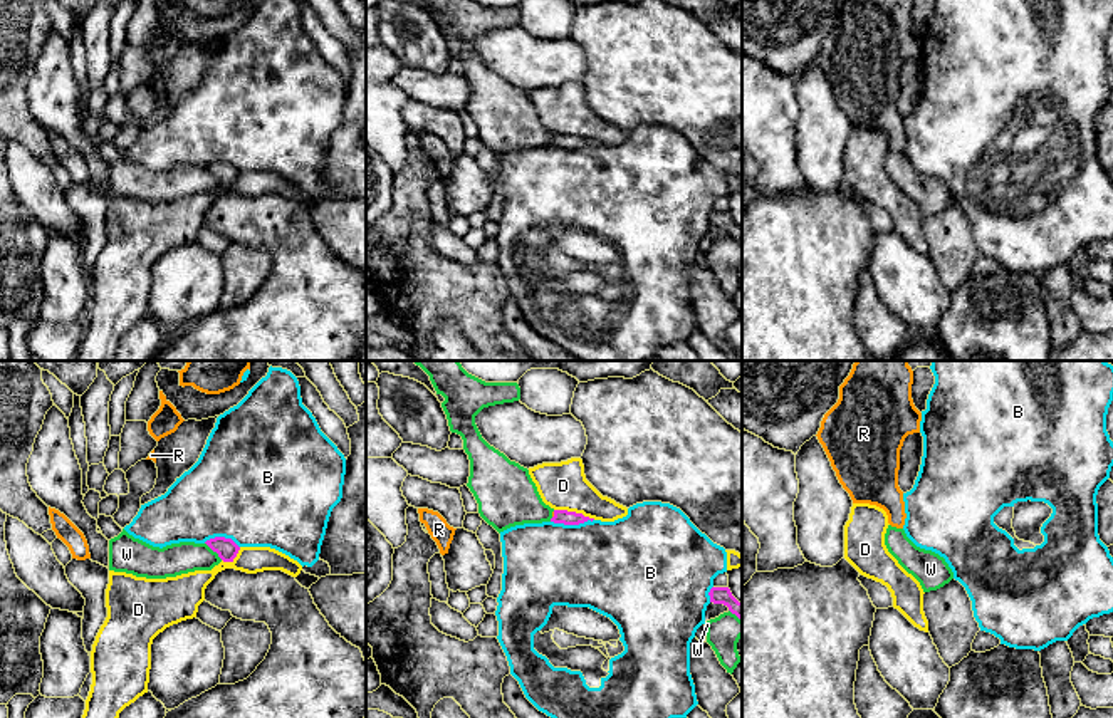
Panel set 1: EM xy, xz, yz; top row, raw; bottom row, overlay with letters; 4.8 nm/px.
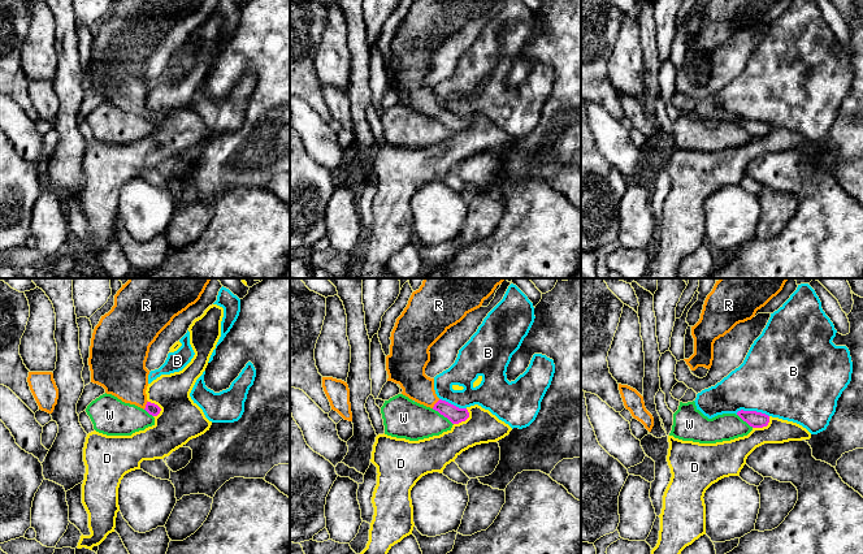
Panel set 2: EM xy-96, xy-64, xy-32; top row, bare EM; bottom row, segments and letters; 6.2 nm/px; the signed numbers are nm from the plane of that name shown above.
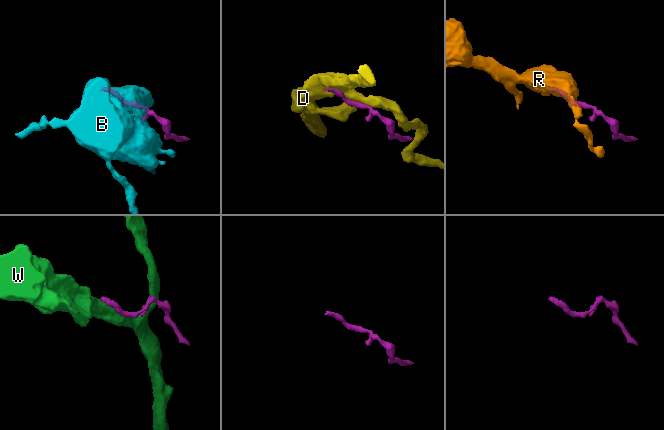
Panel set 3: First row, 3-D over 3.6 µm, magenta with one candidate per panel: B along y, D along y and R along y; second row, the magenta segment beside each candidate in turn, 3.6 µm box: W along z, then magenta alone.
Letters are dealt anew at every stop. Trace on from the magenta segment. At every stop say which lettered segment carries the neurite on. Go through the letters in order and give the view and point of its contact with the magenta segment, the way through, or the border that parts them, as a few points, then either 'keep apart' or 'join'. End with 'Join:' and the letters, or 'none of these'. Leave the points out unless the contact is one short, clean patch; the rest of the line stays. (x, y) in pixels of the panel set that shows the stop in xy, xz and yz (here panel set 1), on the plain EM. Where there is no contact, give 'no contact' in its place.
B: contact xz (571, 148); keep apart
D: contact xz (574, 136); keep apart
R: contact xz (554, 140); way xz (564, 141), (554, 140), (553, 136); join
W: contact xy (214, 175); keep apart
Join: R

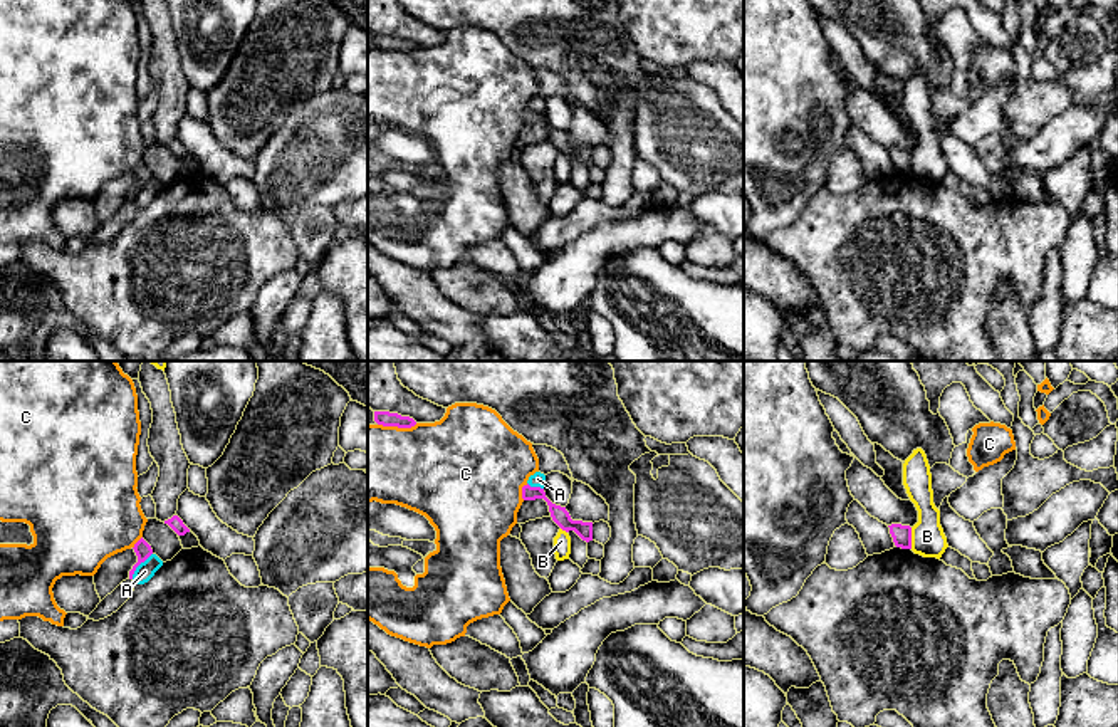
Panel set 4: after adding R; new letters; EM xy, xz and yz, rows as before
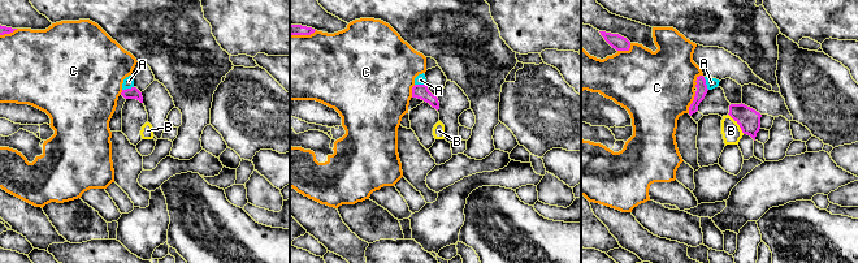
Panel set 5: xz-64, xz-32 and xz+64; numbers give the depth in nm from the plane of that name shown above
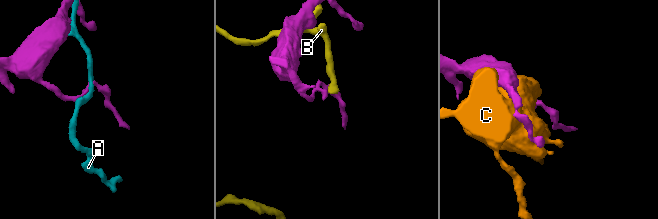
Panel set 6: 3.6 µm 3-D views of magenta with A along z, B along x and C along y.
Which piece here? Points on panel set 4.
A: contact xy (138, 188); keep apart
B: contact yz (910, 162); border yz (910, 151), (912, 172); keep apart
C: contact xz (397, 49); keep apart
Join: none of these

